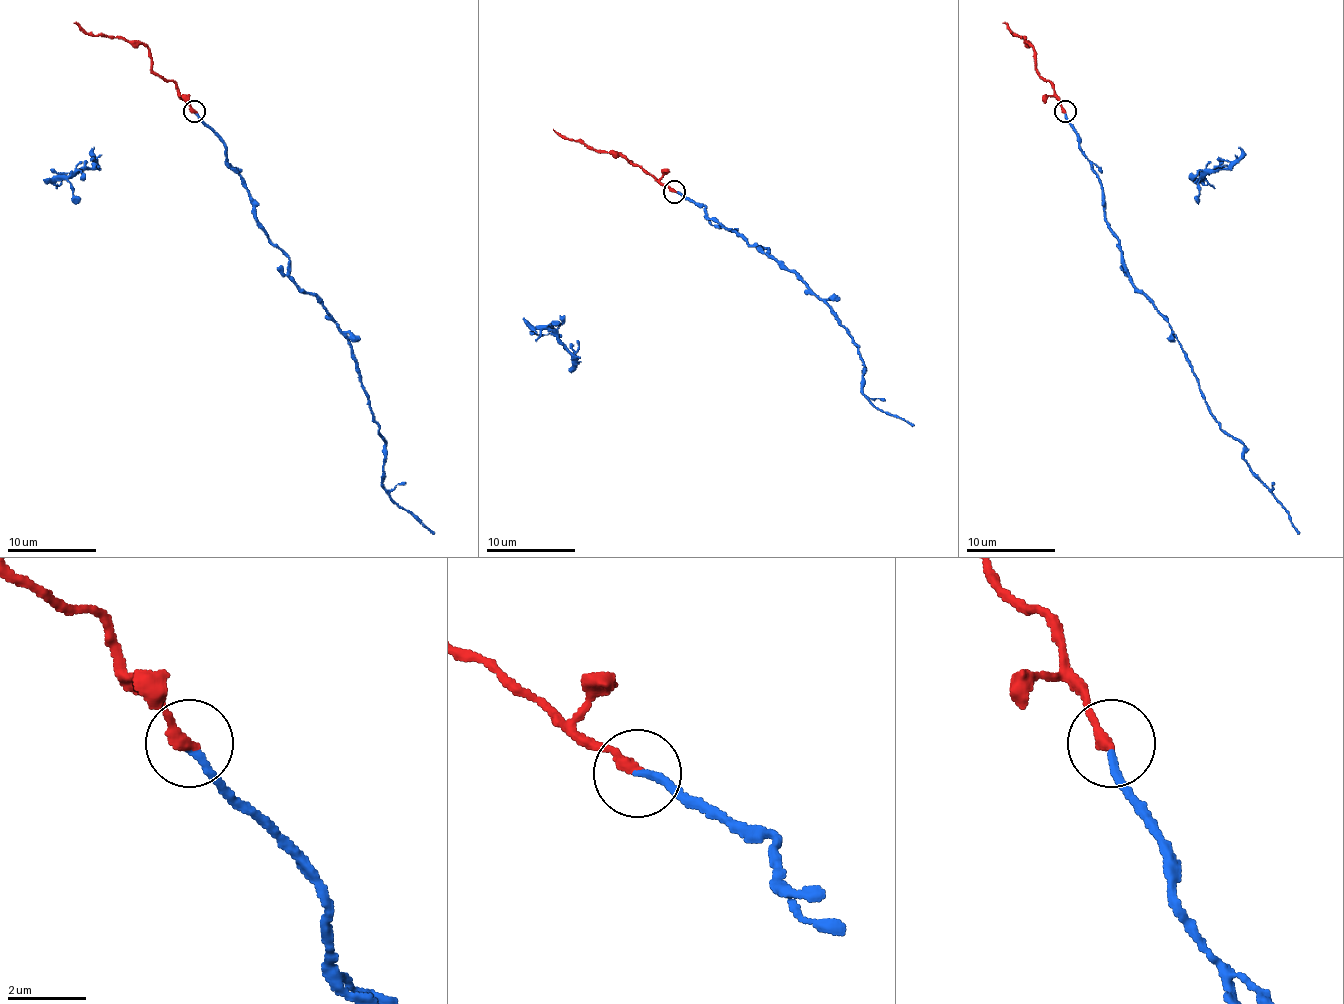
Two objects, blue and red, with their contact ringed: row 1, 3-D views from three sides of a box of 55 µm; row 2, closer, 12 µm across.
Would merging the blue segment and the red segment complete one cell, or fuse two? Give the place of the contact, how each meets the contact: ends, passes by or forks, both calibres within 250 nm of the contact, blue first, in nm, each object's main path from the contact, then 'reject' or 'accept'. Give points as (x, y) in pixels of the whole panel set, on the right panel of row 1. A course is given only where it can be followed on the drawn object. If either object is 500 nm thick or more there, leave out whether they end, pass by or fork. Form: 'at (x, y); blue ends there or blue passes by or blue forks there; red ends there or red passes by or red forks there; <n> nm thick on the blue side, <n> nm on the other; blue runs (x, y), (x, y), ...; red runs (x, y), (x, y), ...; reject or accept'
at (1065, 111); blue ends there; red ends there; 180 nm thick on the blue side, 320 nm on the other; blue runs (1065, 111), (1101, 181), (1103, 217), (1128, 279), (1180, 342), (1209, 413), (1240, 442), (1298, 534); red runs (1065, 111), (1054, 87), (1036, 69), (1036, 58), (1030, 47), (1003, 22); reject

